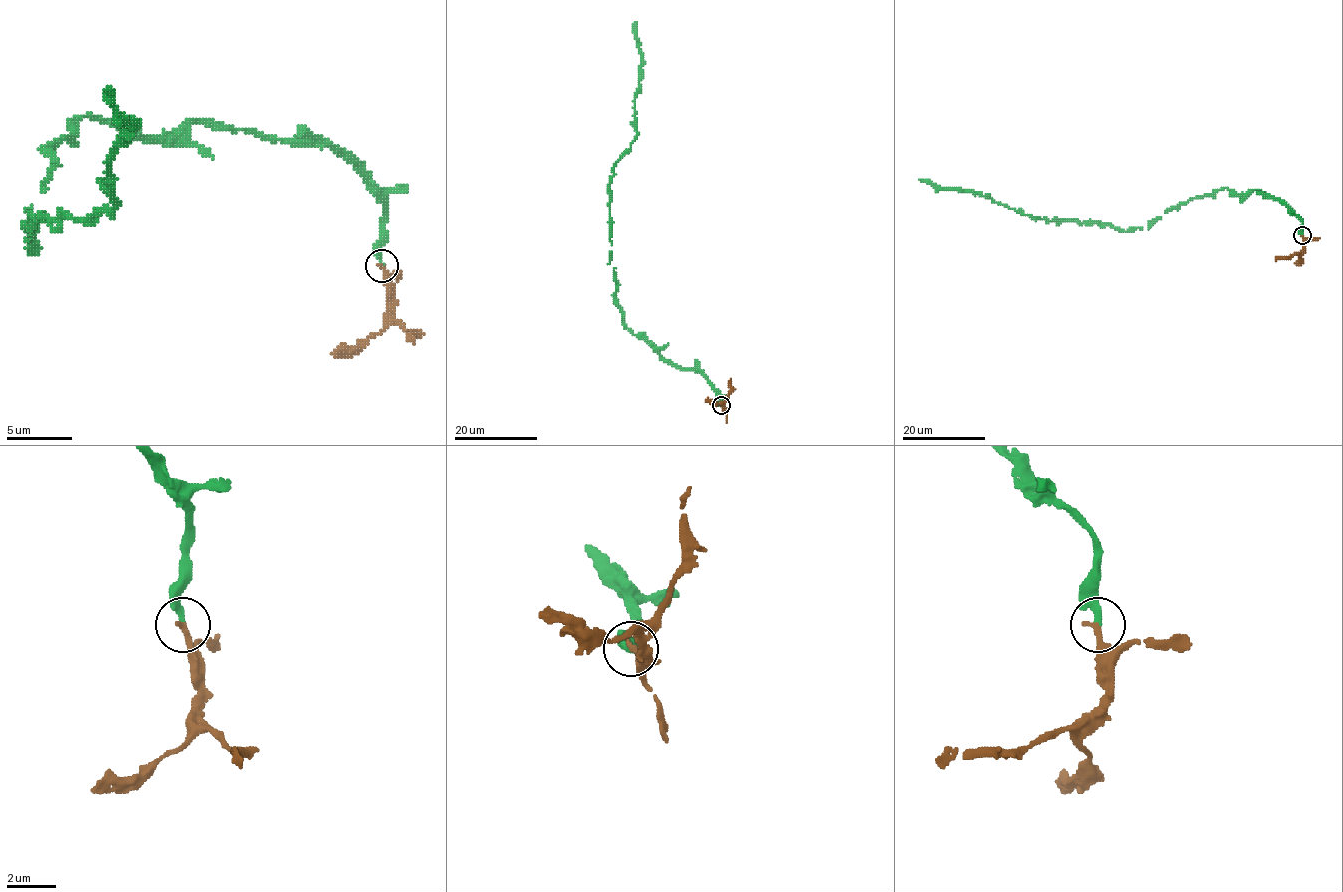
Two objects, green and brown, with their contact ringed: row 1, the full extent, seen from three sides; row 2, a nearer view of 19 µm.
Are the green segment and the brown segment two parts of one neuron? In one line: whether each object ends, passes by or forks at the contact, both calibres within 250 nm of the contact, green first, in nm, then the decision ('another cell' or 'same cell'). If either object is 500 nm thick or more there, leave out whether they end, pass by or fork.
green ends | brown ends | 280/280 nm | same cell

